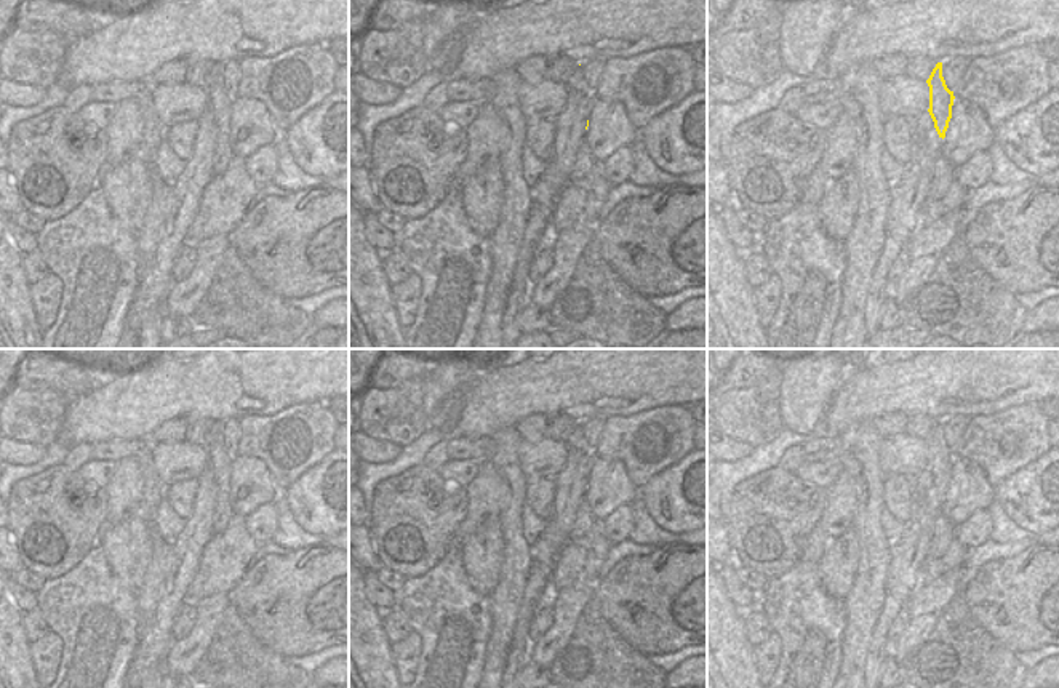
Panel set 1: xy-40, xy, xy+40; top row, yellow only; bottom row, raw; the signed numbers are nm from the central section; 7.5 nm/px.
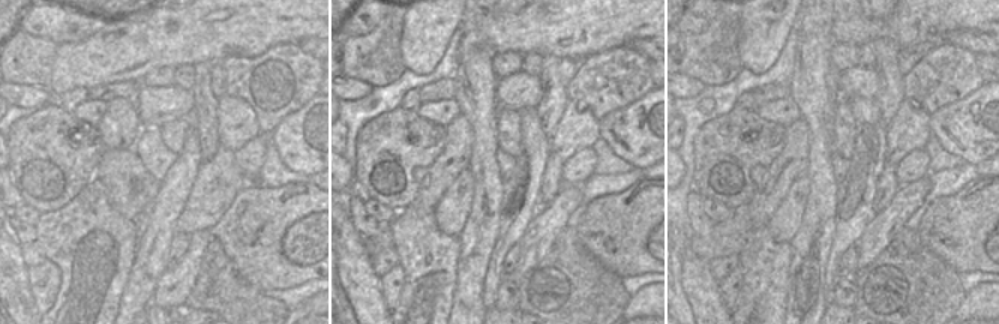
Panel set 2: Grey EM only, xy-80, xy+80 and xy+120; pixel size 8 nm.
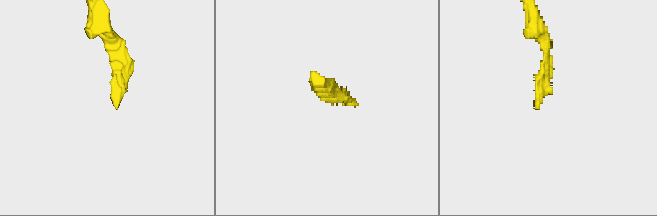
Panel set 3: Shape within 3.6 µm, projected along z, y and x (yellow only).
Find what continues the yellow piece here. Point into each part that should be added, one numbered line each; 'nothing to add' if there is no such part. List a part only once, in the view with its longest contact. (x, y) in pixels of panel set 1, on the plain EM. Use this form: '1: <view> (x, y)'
1: xy+40 (925, 487)

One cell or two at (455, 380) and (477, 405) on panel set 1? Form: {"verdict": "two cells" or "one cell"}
{"verdict": "two cells"}

